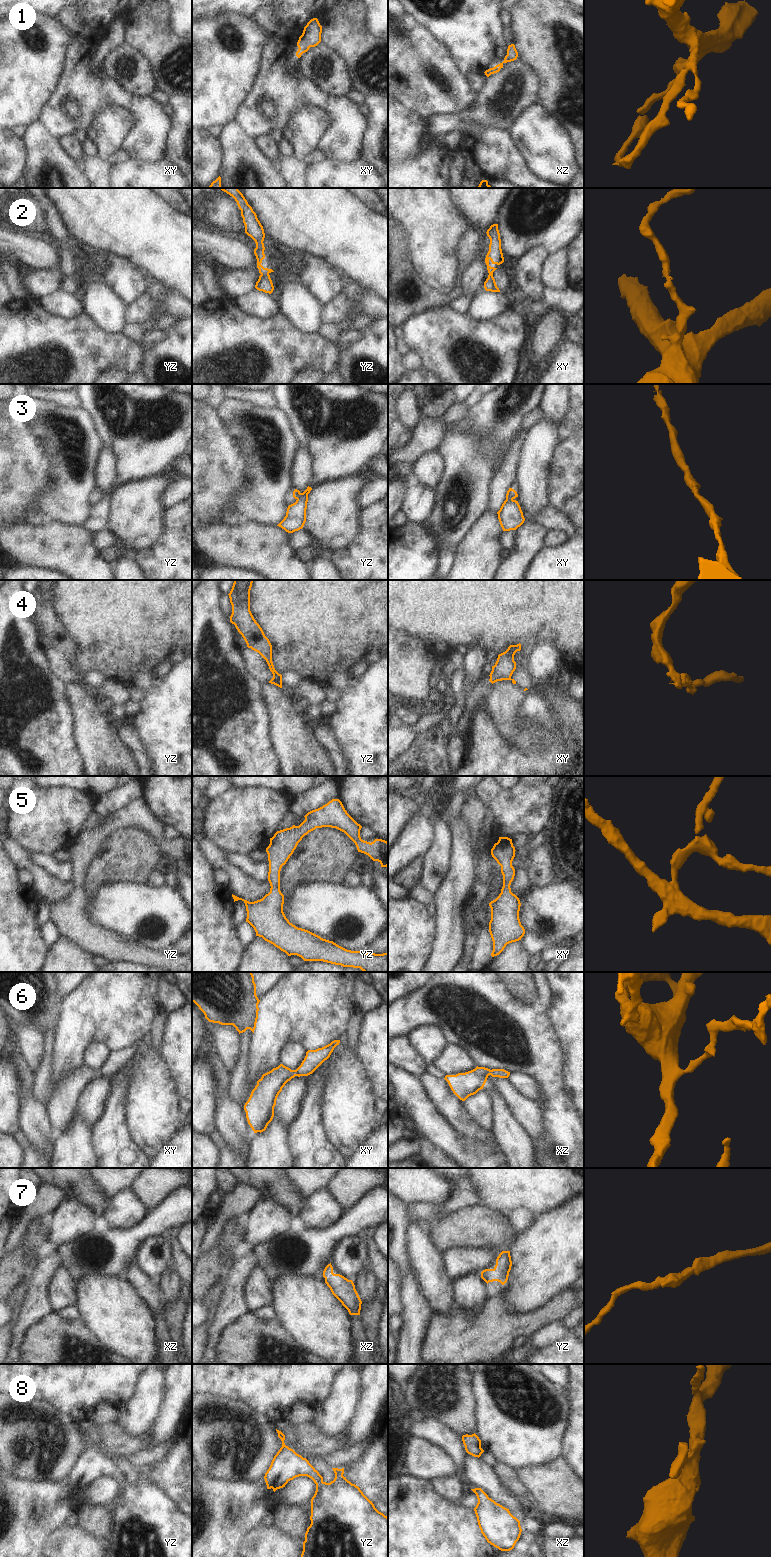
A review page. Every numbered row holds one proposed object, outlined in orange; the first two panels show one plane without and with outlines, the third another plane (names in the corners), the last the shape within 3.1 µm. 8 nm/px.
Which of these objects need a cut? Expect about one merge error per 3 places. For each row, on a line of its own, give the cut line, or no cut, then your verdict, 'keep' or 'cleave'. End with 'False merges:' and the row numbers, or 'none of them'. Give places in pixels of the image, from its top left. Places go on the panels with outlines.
1: no cut; keep
2: no cut; keep
3: no cut; keep
4: cut in yz along (272, 672), (277, 675), (280, 674); cleave
5: no cut; keep
6: no cut; keep
7: no cut; keep
8: no cut; keep
False merges: 4

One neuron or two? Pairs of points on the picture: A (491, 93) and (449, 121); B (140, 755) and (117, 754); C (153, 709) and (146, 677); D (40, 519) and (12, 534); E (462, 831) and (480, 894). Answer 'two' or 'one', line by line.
A: one
B: two
C: two
D: two
E: two

